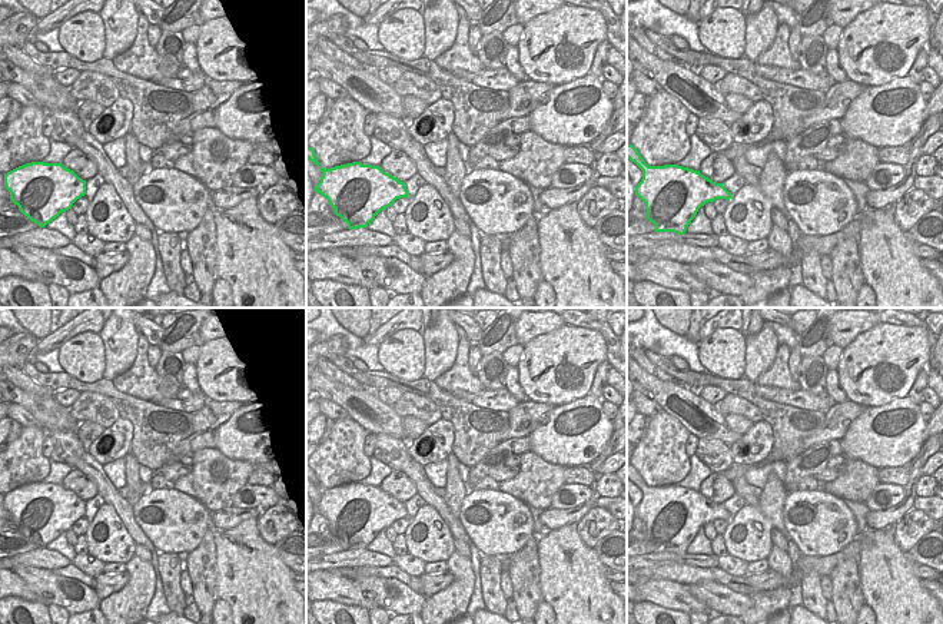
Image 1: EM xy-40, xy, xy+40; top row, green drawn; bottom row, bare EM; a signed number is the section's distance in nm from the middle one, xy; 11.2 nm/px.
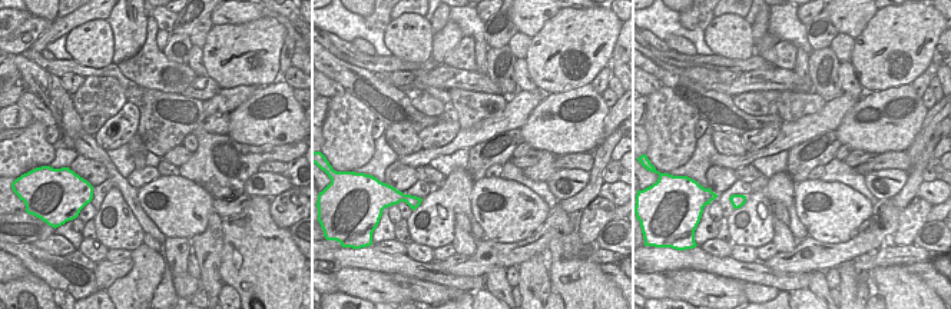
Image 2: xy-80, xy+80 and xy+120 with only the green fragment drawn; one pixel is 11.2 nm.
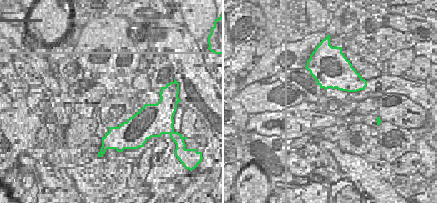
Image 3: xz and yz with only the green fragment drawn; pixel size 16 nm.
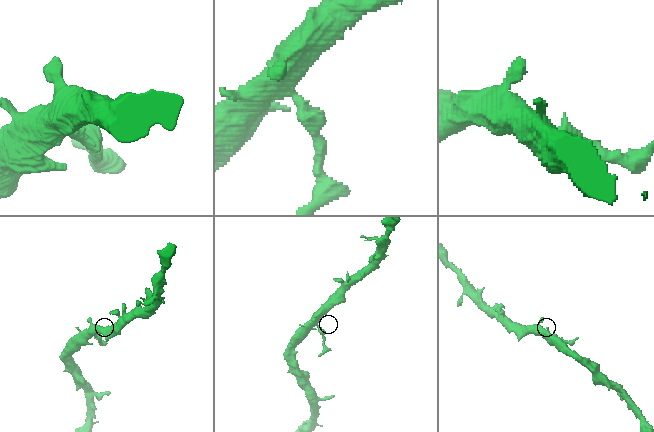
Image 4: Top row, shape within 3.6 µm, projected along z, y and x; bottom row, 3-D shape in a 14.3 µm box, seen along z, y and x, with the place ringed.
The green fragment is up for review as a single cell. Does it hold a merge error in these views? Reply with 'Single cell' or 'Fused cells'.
Single cell.

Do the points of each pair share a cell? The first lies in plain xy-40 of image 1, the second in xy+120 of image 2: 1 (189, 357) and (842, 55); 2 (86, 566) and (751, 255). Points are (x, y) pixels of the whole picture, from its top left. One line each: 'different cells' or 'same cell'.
1: same cell
2: same cell

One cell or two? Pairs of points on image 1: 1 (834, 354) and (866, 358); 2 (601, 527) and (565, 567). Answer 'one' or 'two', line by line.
1: two
2: two

